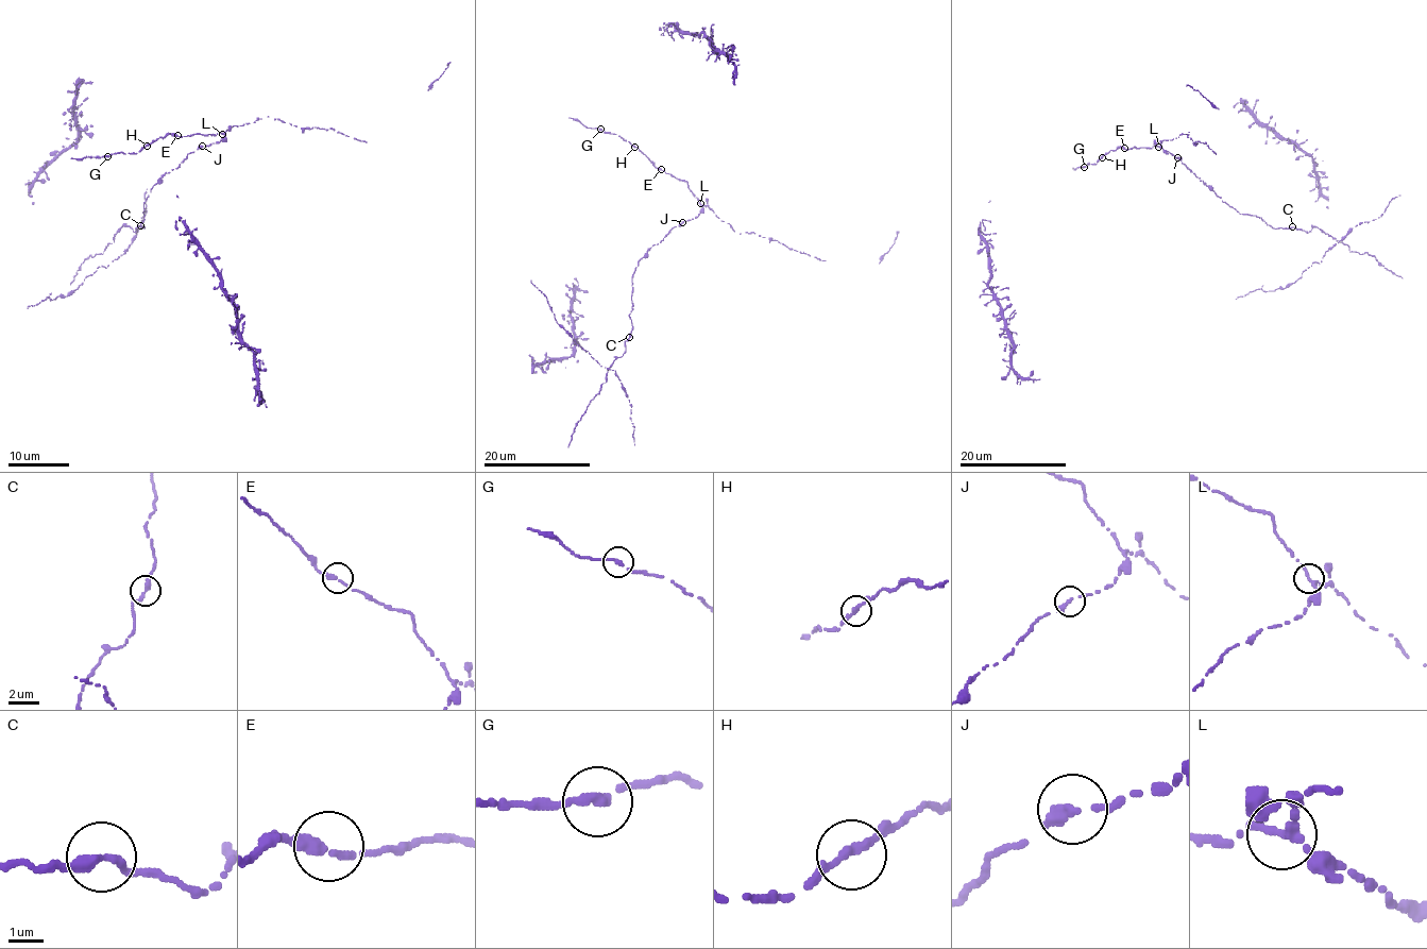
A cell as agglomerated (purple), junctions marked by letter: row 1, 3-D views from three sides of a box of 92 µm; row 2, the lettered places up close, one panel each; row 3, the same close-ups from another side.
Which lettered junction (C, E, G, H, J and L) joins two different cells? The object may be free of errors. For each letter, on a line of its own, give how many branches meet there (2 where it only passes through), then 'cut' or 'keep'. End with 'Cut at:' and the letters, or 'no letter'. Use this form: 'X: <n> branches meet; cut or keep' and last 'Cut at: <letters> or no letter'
C: 2 branches meet; keep
E: 2 branches meet; keep
G: 2 branches meet; keep
H: 2 branches meet; keep
J: 1 branches meet; keep
L: 2 branches meet; keep
Cut at: no letter

